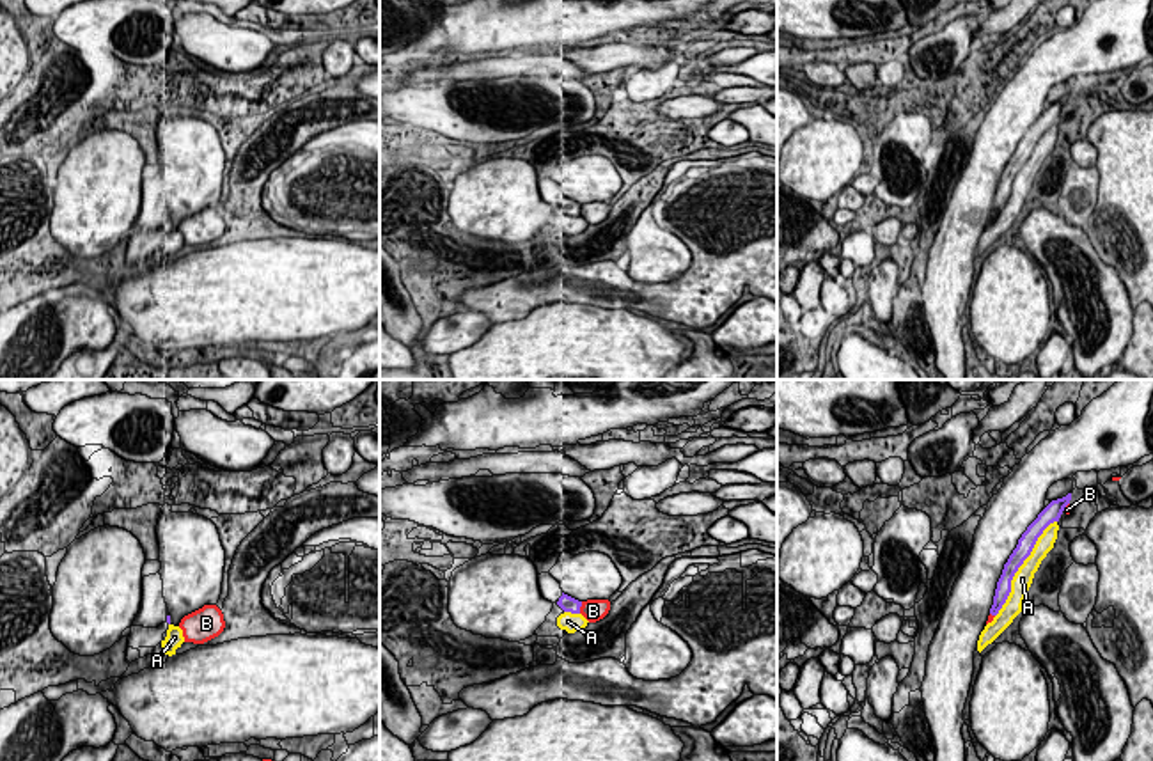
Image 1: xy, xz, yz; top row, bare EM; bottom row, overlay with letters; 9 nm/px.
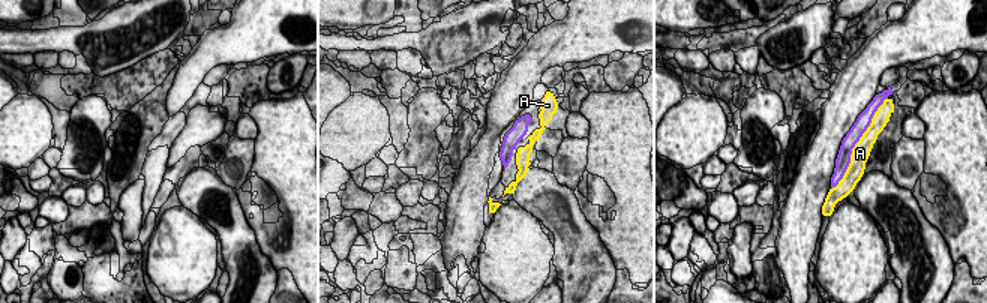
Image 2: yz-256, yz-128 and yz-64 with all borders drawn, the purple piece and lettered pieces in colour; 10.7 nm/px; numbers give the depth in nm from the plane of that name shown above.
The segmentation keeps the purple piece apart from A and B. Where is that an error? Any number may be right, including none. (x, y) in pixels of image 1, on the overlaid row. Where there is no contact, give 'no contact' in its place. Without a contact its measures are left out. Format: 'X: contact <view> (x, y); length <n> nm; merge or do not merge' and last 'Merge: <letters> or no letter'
A: contact yz (1019, 566); length 1050 nm; do not merge
B: contact xz (580, 605); length 120 nm; do not merge
Merge: no letter

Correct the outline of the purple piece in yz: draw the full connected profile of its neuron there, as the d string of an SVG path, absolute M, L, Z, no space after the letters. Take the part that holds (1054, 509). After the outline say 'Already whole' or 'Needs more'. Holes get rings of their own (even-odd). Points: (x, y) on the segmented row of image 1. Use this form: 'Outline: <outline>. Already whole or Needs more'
Outline: M1068 493L1063 498L1052 500L1039 514L1038 518L1027 527L1027 530L1018 539L1016 548L1009 555L1008 562L1004 564L1002 575L997 582L993 605L990 608L992 616L997 616L1002 605L1006 603L1009 592L1011 592L1011 580L1018 568L1024 564L1024 561L1031 555L1038 537L1043 534L1043 530L1054 523L1059 522L1064 507L1070 504L1071 493Z. Already whole

